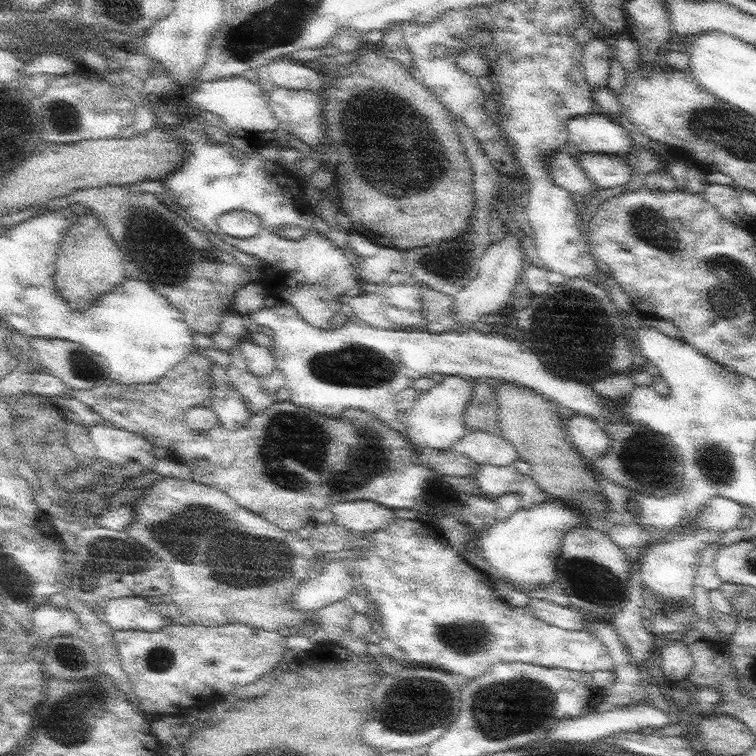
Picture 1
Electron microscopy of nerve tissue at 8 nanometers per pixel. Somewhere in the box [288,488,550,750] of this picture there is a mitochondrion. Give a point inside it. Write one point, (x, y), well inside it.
(418, 704)

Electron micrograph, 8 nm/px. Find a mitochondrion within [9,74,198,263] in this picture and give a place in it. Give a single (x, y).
(64, 117)

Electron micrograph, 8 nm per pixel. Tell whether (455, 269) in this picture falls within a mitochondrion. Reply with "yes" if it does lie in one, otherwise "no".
yes

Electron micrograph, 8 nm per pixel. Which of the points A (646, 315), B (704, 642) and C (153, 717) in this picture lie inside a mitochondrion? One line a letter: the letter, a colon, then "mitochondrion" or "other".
A: other
B: other
C: other

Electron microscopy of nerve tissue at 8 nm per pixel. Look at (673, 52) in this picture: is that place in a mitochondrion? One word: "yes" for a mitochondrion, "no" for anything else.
no

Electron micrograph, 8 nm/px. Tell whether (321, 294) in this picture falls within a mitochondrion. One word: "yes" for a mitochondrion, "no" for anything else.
no

